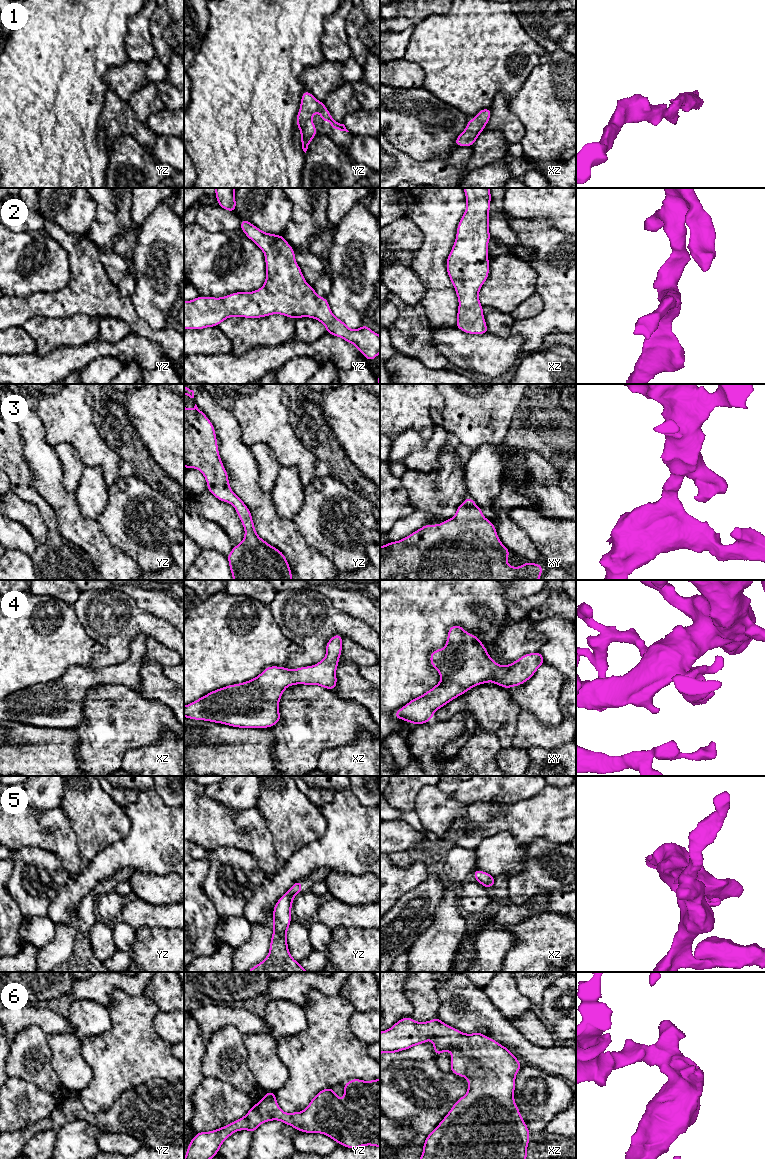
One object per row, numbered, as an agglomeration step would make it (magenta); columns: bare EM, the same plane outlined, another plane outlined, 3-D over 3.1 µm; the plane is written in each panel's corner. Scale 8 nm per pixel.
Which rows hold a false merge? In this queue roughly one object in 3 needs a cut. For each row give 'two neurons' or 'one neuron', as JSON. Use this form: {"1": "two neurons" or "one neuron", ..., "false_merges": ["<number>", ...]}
{"1": "one neuron", "2": "one neuron", "3": "one neuron", "4": "one neuron", "5": "one neuron", "6": "one neuron", "false_merges": []}

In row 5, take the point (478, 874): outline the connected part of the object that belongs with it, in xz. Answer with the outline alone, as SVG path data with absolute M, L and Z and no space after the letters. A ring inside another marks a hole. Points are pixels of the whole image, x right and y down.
M475 869L473 871L473 875L478 883L483 885L485 888L490 888L492 886L495 886L495 877L490 875L489 873L486 873L484 871L481 871L479 869Z

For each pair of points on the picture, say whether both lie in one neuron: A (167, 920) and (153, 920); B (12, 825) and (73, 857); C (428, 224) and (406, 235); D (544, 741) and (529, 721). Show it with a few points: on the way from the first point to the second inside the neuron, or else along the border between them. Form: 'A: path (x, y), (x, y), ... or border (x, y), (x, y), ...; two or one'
A: path (164, 920), (156, 920); one
B: path (27, 826), (58, 842); one
C: border (405, 216), (422, 233), (423, 244), (418, 251); two
D: path (539, 736), (529, 726); one

